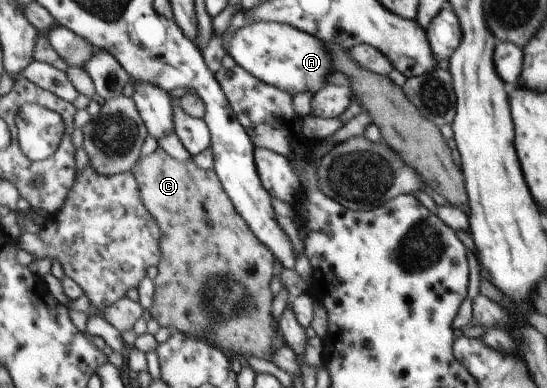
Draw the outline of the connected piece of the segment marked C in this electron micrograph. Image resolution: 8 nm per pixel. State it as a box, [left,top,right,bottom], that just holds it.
[133,146,288,362]

